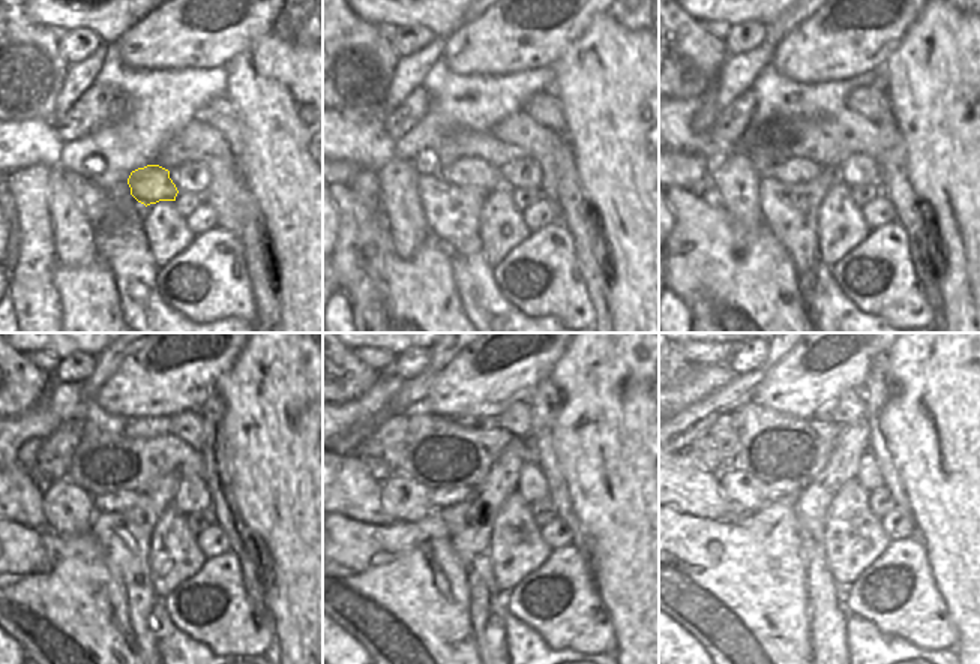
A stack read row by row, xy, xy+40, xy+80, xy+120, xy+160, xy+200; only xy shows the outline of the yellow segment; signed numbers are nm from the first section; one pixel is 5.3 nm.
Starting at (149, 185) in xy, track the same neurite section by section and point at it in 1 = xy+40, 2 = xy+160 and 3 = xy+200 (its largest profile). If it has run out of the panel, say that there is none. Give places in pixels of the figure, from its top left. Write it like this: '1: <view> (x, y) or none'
1: xy+40 (476, 173)
2: xy+160 (444, 498)
3: xy+200 (779, 490)

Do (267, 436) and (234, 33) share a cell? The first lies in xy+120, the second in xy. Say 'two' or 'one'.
two

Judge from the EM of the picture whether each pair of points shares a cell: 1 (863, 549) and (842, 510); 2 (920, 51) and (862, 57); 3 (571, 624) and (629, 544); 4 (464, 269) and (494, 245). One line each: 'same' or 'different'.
1: same
2: different
3: different
4: different

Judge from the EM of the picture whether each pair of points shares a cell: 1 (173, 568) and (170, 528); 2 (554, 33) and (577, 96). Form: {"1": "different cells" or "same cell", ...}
{"1": "same cell", "2": "different cells"}

